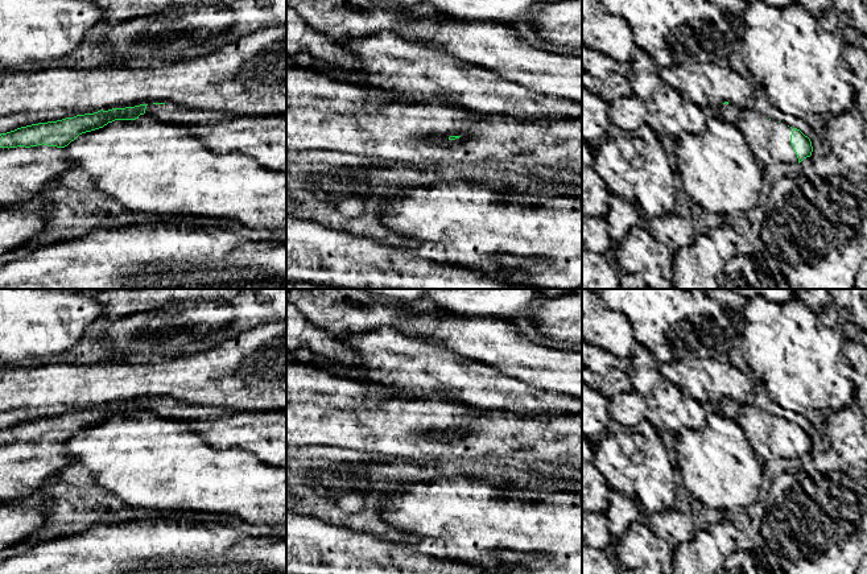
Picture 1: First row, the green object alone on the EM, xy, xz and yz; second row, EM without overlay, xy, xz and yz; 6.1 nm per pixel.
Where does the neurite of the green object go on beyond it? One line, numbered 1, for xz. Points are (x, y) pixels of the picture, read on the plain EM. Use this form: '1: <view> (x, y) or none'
1: none

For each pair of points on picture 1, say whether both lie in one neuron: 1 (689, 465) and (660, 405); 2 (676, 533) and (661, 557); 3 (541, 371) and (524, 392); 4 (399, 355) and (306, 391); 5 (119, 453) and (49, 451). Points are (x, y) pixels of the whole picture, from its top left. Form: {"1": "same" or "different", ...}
{"1": "different", "2": "different", "3": "different", "4": "different", "5": "different"}

